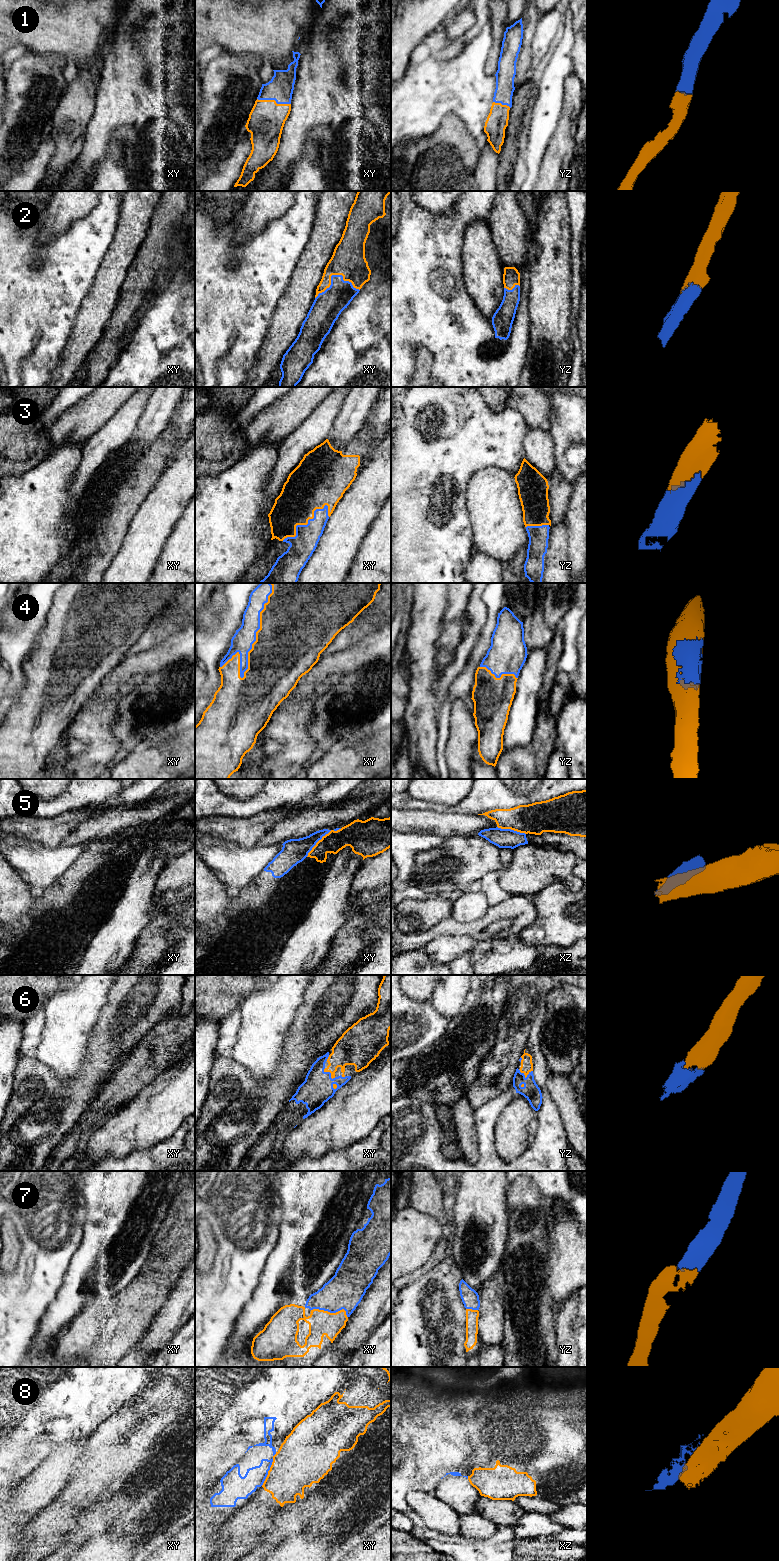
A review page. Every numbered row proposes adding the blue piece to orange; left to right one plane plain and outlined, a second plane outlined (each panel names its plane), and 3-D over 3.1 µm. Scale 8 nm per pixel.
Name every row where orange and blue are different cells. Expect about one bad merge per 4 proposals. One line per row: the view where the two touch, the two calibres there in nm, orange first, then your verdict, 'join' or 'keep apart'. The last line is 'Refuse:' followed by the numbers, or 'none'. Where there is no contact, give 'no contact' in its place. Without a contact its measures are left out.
1: contact in xy; calibres 300 and 200 nm; join
2: contact in xy; calibres 260 and 220 nm; join
3: contact in xy; calibres 320 and 200 nm; join
4: contact in xy; calibres 480 and 170 nm; join
5: contact in xy; calibres 170 and 200 nm; keep apart
6: contact in yz; calibres 100 and 140 nm; join
7: contact in xy; calibres 200 and 300 nm; join
8: contact in xy; calibres 380 and 180 nm; keep apart
Refuse: 5, 8

